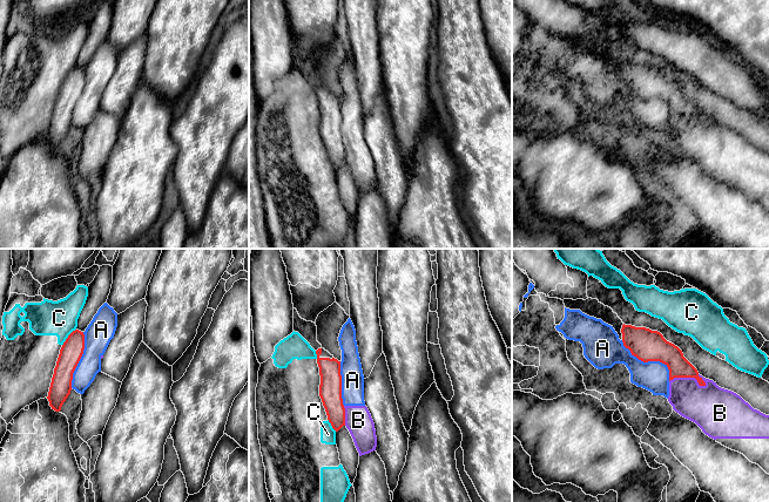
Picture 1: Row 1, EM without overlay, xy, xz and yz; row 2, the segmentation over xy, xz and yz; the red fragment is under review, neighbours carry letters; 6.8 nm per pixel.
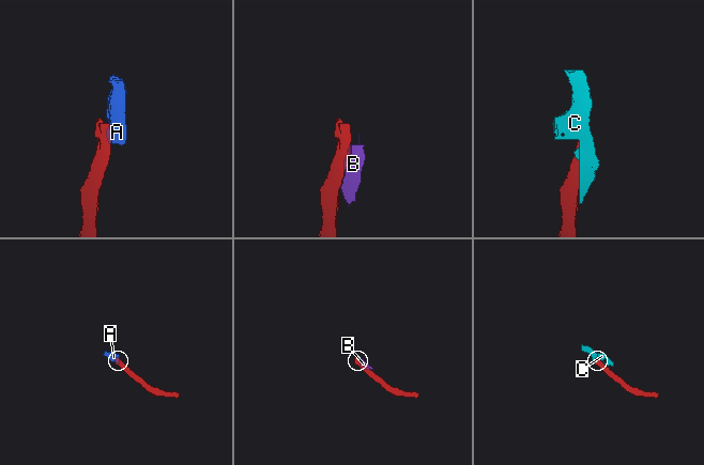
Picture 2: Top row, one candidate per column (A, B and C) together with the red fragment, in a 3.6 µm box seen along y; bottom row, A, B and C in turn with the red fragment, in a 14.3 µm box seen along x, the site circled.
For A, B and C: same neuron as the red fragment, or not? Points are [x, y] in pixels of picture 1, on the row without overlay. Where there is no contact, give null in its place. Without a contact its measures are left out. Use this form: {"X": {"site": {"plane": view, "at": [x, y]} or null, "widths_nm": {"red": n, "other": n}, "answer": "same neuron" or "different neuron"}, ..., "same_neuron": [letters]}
{"A": {"site": {"plane": "yz", "at": [649, 97]}, "widths_nm": {"red": 220, "other": 200}, "answer": "different neuron"}, "B": {"site": {"plane": "yz", "at": [688, 114]}, "widths_nm": {"red": 150, "other": 300}, "answer": "different neuron"}, "C": {"site": {"plane": "xy", "at": [68, 74]}, "widths_nm": {"red": 150, "other": 240}, "answer": "different neuron"}, "same_neuron": []}

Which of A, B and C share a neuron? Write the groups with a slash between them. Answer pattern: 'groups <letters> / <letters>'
groups A B / C

